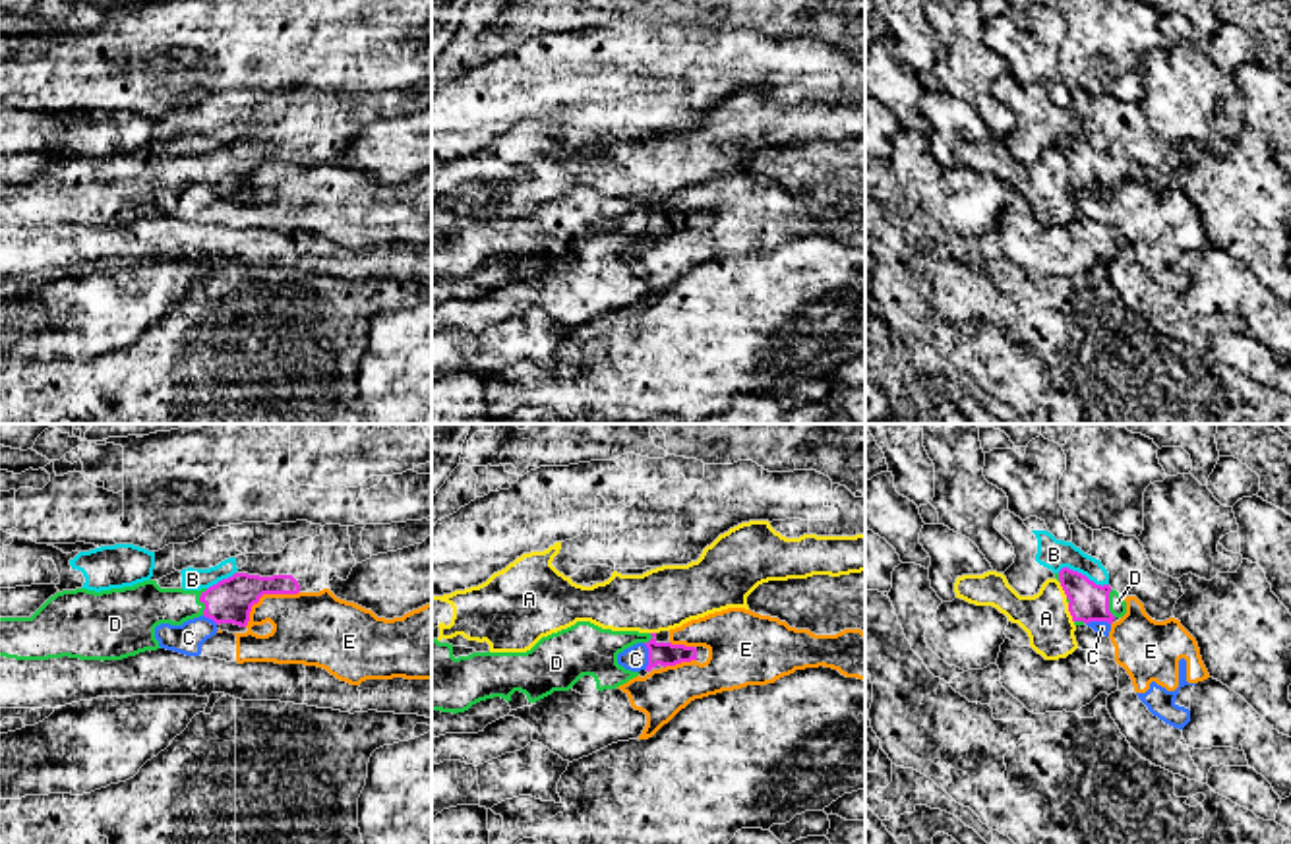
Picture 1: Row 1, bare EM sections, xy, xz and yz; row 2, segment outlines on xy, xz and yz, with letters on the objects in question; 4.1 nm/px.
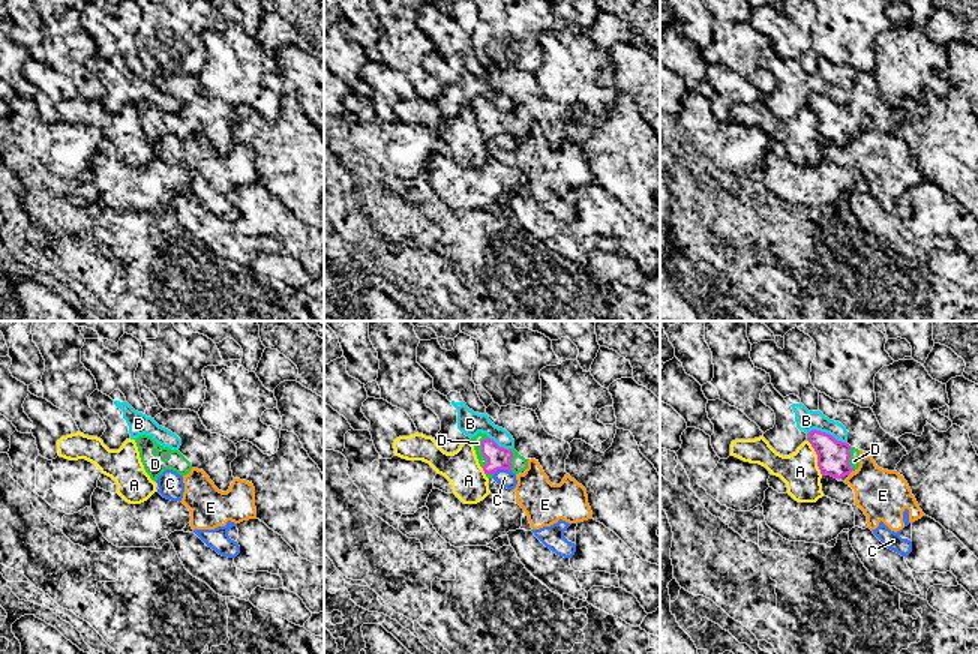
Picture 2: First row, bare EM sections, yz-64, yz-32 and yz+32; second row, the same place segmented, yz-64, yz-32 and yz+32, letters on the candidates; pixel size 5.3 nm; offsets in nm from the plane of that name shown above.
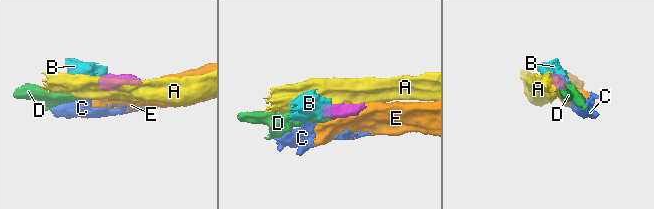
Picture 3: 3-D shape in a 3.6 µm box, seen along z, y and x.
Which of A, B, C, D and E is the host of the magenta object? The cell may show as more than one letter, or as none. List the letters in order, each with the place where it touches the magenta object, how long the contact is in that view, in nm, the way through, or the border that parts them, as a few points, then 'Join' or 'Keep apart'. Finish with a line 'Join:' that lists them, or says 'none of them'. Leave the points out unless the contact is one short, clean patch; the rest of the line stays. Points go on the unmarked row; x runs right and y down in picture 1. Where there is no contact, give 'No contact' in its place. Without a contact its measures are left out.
A: Touches magenta at yz (1069, 177). Shared border 90 nm. Boundary: yz (1067, 169), (1073, 188). Keep apart
B: Touches magenta at yz (1080, 140). Shared border 220 nm. Boundary: yz (1057, 138), (1063, 134), (1077, 136), (1096, 150), (1108, 151). Keep apart
C: Touches magenta at xz (649, 223). Shared border 110 nm. Boundary: xz (643, 210), (647, 215), (647, 235). Keep apart
D: Touches magenta at xy (202, 167). Shared border 110 nm. Path across: xy (229, 167), (202, 167), (144, 173). Join
E: Touches magenta at xy (266, 159). Shared border 280 nm. Keep apart
Join: D

